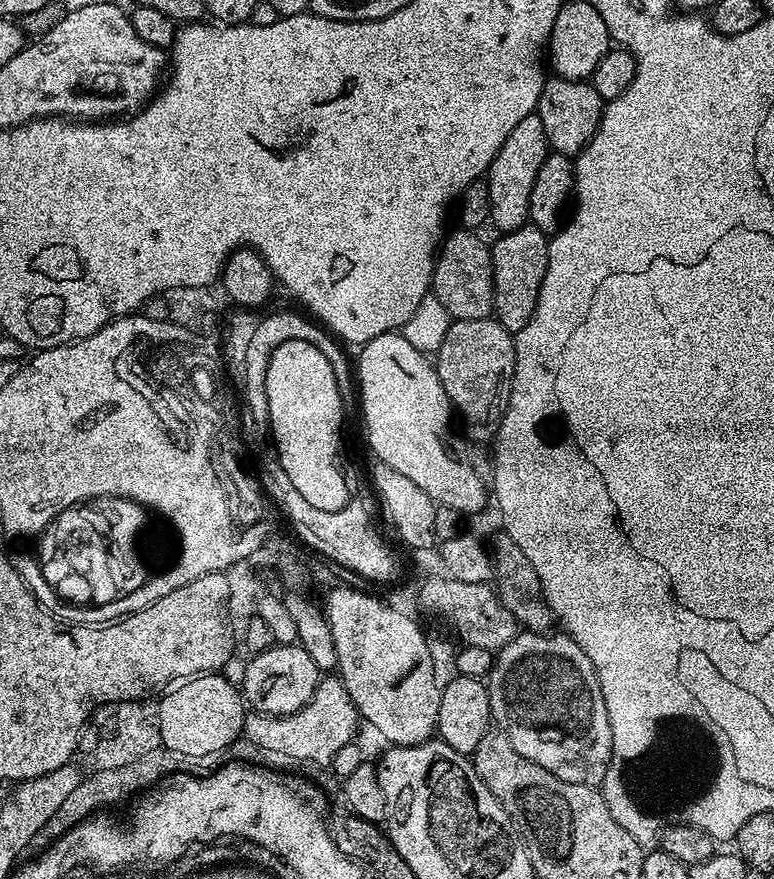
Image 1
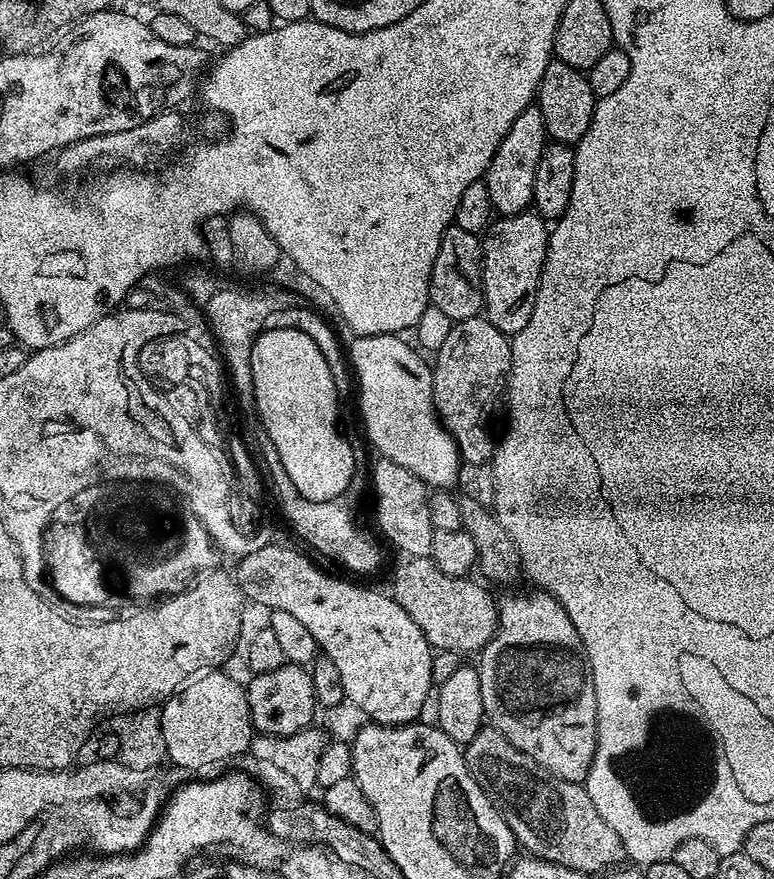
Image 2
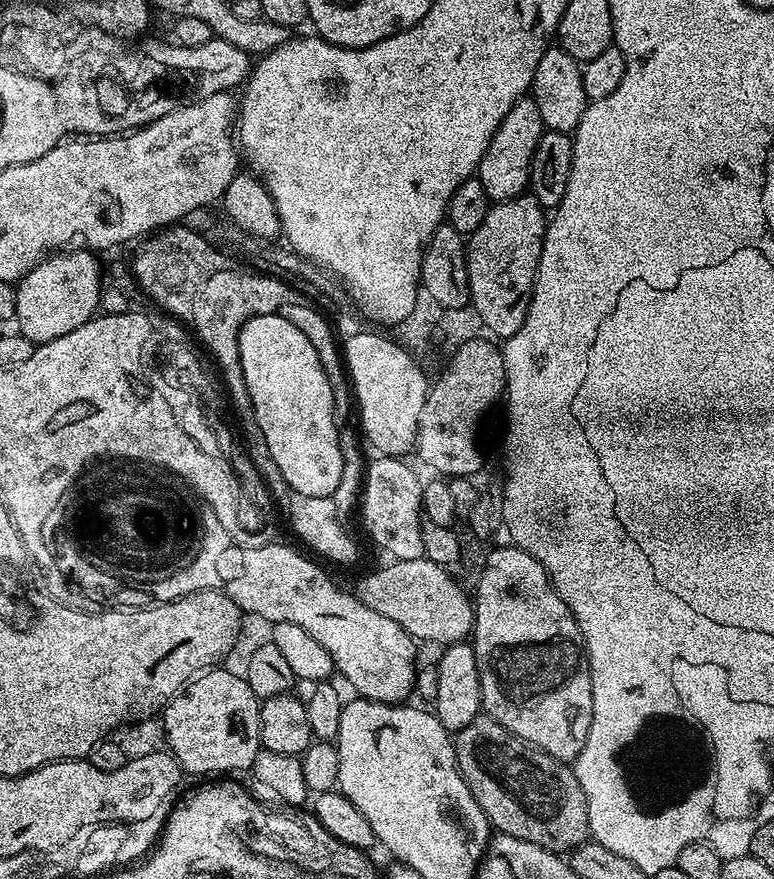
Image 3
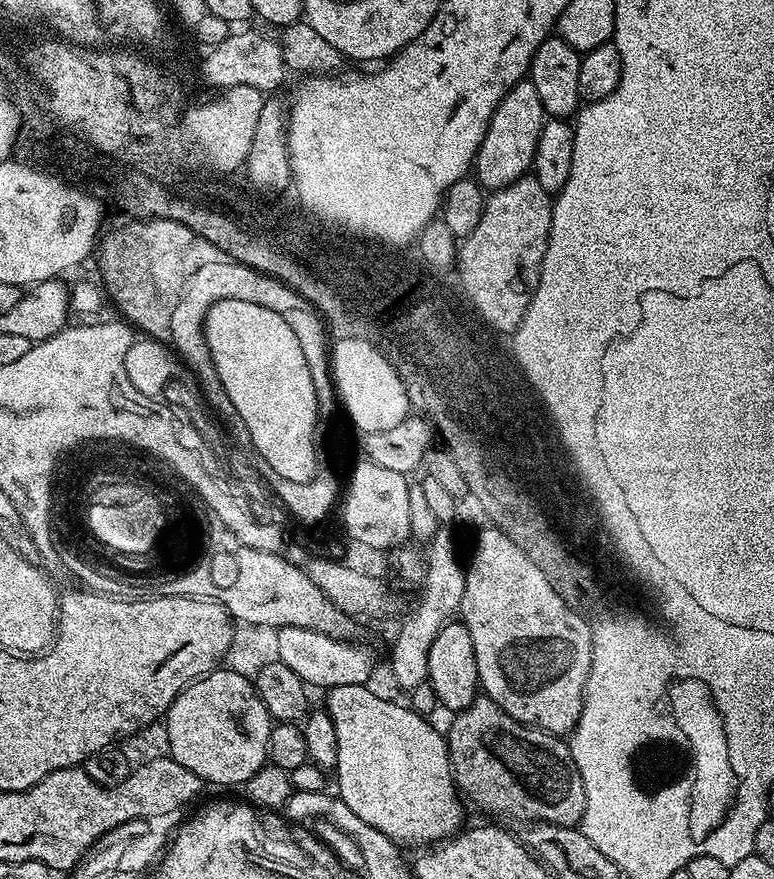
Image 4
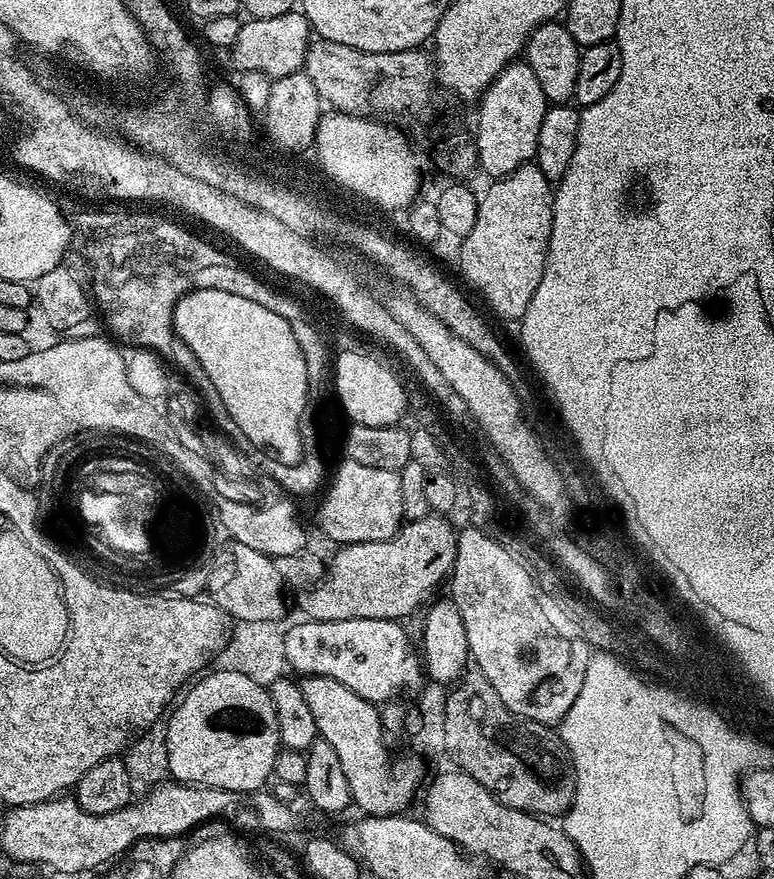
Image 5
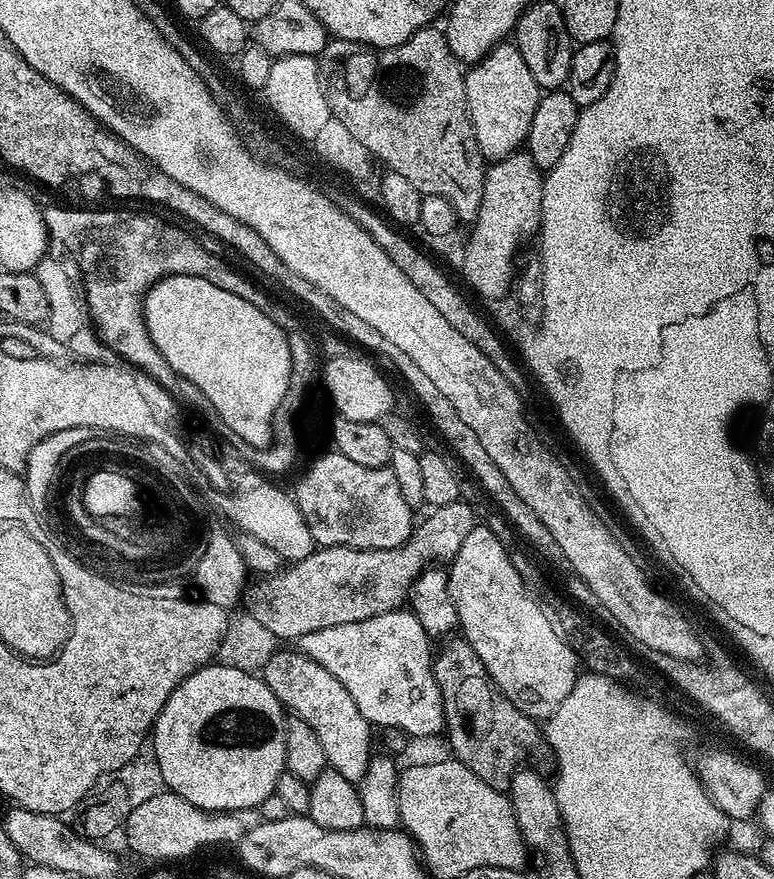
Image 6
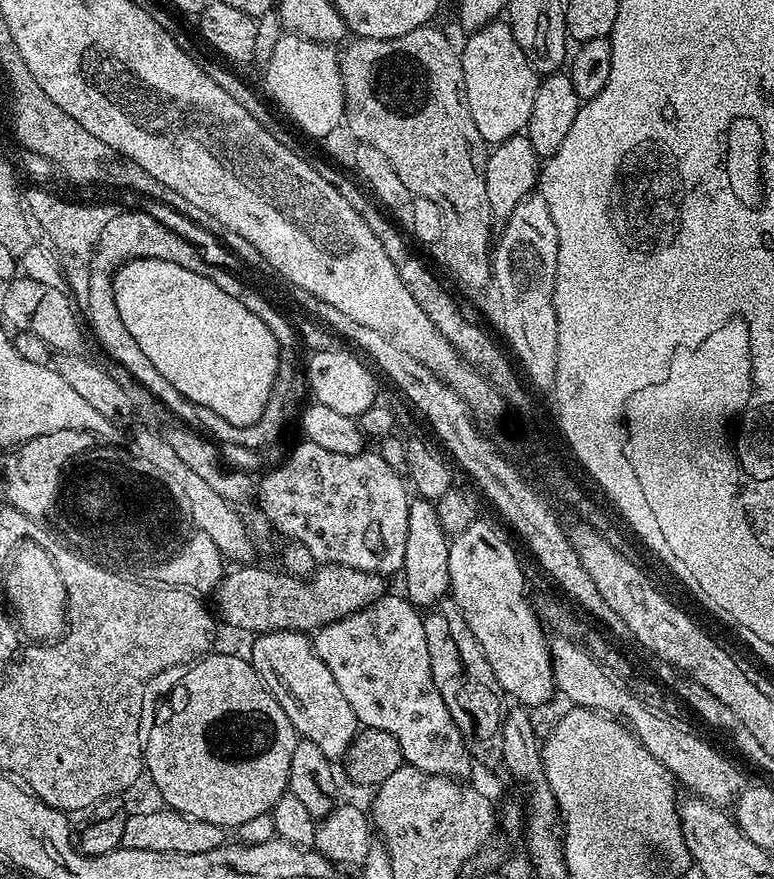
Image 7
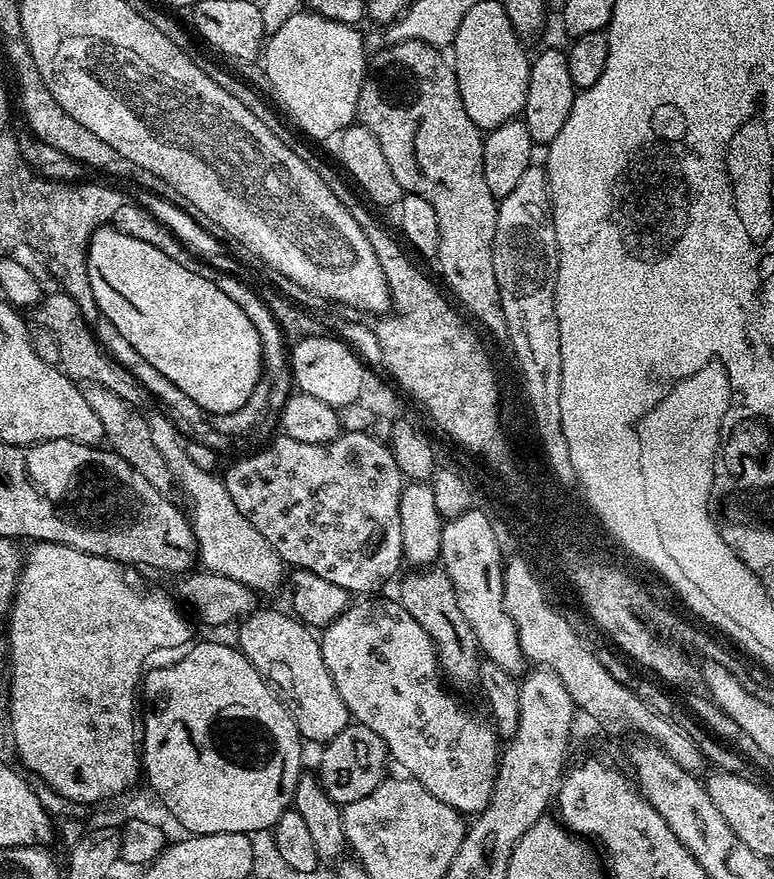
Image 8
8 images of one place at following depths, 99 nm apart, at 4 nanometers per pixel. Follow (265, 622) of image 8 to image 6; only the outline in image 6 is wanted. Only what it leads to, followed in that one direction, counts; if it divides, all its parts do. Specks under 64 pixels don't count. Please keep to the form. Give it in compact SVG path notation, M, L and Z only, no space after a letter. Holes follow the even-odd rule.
M277 650L262 669L262 679L270 686L270 690L278 697L281 704L292 708L297 717L306 722L318 734L318 742L322 742L322 750L326 750L328 767L338 770L342 778L359 782L367 770L370 757L373 755L373 725L354 706L354 698L350 698L350 690L330 674L318 662L314 662L303 652L283 652Z

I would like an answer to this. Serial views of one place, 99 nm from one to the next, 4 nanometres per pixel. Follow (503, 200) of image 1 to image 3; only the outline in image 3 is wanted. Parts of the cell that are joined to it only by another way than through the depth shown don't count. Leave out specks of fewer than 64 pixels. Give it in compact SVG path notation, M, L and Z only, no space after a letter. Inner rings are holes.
M531 98L517 100L510 114L502 118L502 126L498 126L494 138L490 138L490 146L478 169L478 179L482 182L482 190L486 190L489 201L499 202L525 195L529 187L528 175L534 150L545 131L542 114L538 114L536 103Z

